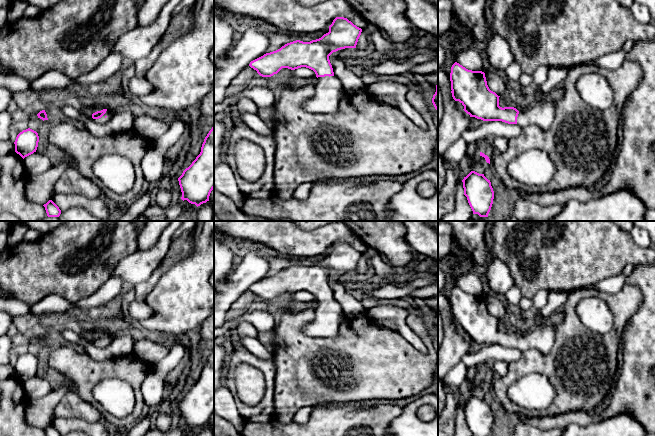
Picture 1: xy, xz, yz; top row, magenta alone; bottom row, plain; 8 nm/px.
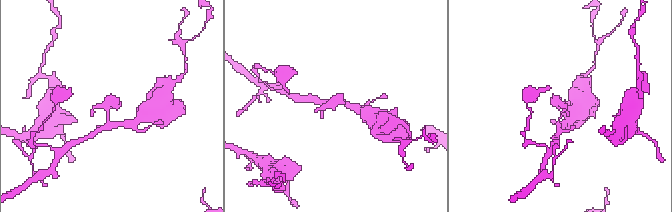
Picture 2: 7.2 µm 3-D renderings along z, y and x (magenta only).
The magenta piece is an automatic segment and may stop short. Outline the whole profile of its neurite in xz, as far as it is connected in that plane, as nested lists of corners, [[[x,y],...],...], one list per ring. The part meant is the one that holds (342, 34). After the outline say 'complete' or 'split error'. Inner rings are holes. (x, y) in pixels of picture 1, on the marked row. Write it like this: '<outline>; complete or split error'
[[[336,17],[329,26],[329,32],[321,38],[310,42],[296,40],[287,43],[280,49],[266,53],[251,61],[249,66],[262,77],[271,77],[277,74],[282,68],[295,70],[306,67],[313,70],[318,78],[315,84],[315,94],[311,99],[303,102],[302,108],[312,113],[335,114],[339,109],[340,98],[344,94],[344,89],[341,81],[334,75],[329,56],[341,49],[356,48],[361,32],[362,29],[354,25],[347,18]]]; split error

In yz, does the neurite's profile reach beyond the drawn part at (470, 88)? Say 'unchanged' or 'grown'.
grown

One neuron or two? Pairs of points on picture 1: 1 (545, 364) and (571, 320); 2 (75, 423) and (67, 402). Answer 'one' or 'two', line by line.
1: one
2: two

